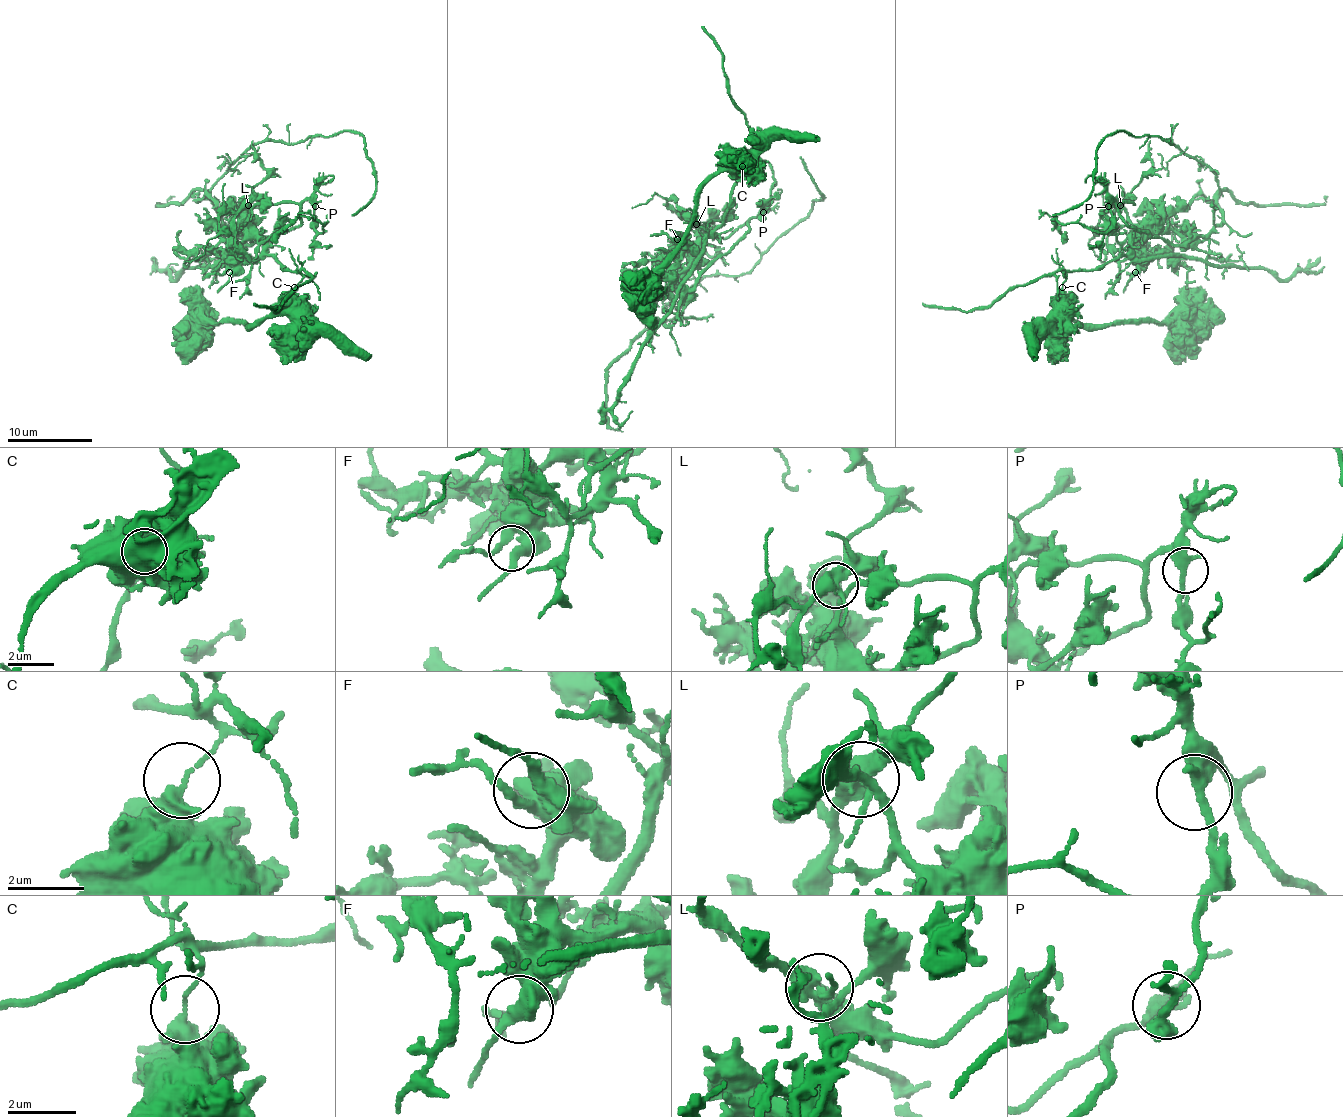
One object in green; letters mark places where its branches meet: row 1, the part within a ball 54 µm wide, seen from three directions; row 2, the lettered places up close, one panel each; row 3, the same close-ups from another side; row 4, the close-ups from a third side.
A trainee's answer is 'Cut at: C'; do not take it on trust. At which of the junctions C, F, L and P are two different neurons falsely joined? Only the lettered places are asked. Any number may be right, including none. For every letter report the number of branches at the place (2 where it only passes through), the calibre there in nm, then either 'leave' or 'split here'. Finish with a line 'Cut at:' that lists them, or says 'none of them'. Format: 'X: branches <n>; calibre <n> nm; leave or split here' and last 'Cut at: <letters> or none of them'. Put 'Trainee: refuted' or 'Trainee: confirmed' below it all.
C: branches 2; calibre 320 nm; split here
F: branches 2; calibre 400 nm; leave
L: branches 5; calibre 400 nm; split here
P: branches 2; calibre 400 nm; leave
Cut at: C, L
Trainee: refuted

